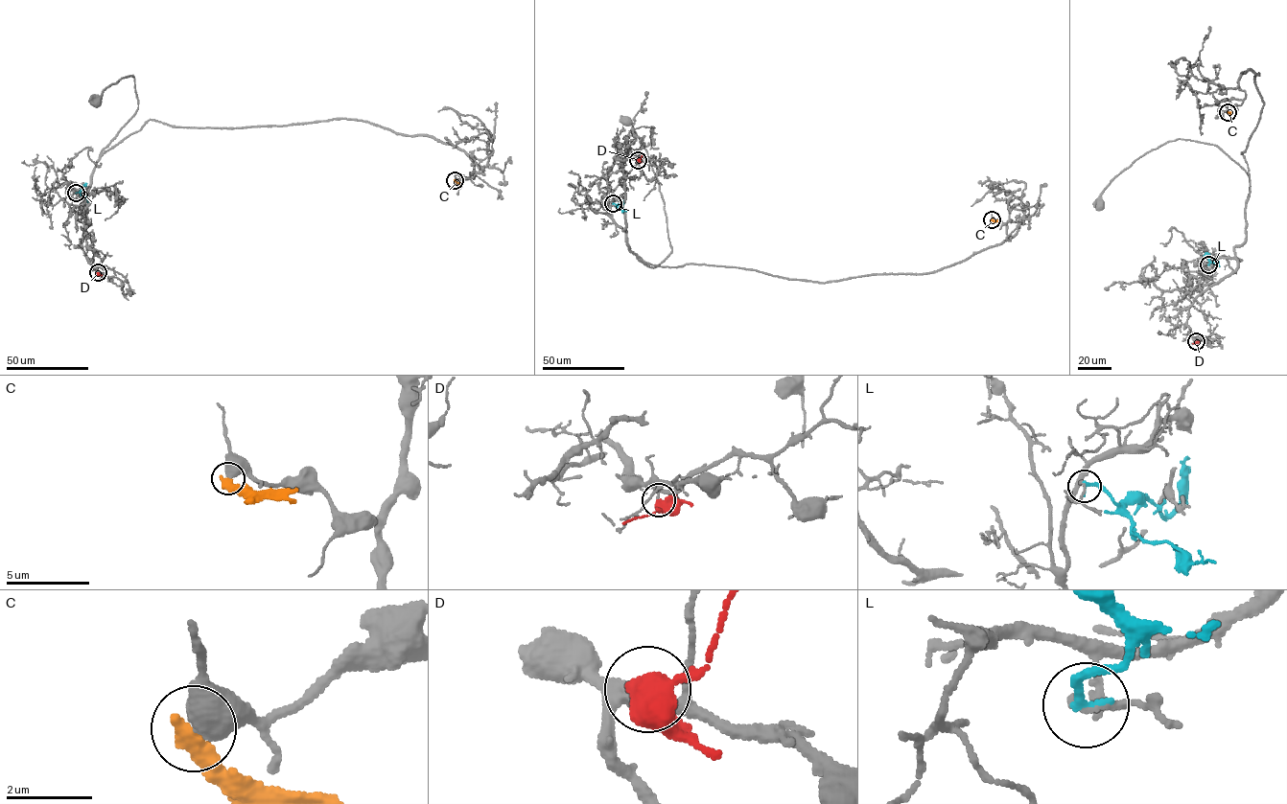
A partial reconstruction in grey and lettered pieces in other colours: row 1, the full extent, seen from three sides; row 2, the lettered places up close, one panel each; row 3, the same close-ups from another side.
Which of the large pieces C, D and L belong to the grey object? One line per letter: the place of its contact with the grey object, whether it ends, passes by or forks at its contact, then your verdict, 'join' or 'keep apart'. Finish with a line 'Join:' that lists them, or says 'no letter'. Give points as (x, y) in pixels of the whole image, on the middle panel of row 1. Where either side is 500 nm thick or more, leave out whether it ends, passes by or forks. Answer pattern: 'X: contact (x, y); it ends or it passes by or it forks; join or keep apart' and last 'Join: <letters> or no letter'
C: contact (992, 219); keep apart
D: contact (638, 160); it passes by; keep apart
L: contact (613, 203); it ends; keep apart
Join: no letter

